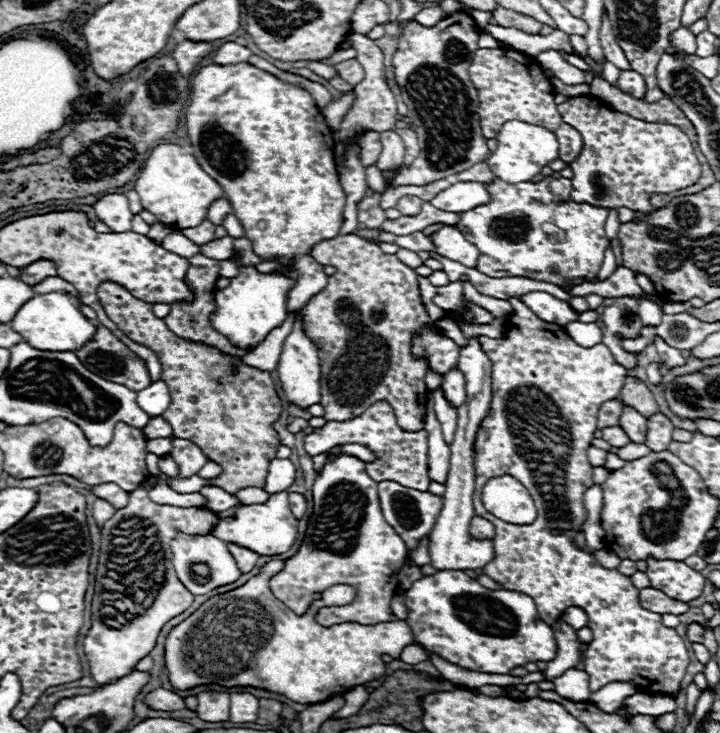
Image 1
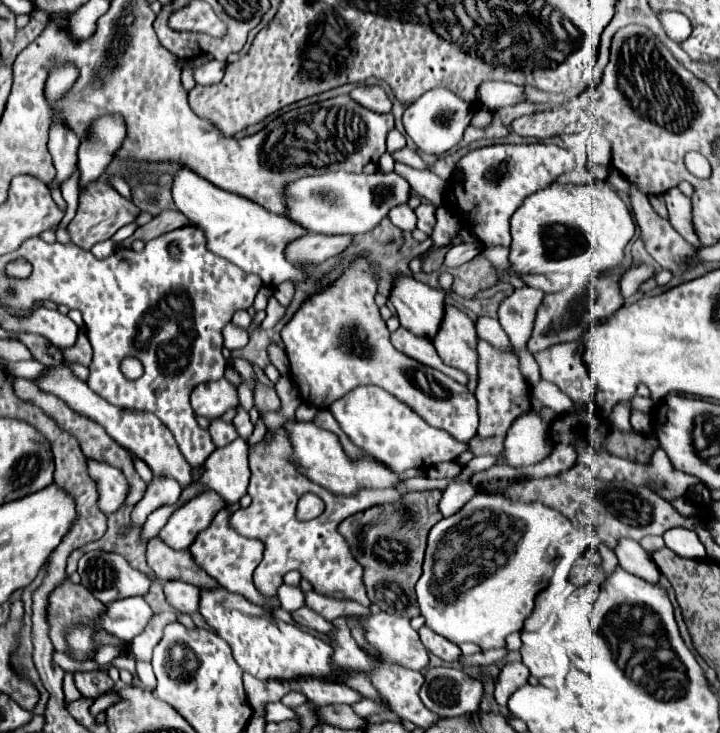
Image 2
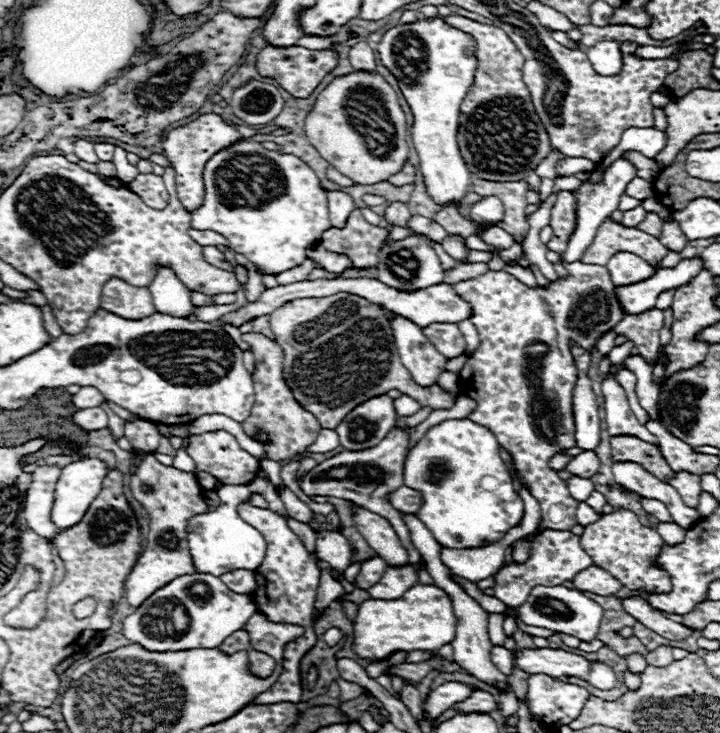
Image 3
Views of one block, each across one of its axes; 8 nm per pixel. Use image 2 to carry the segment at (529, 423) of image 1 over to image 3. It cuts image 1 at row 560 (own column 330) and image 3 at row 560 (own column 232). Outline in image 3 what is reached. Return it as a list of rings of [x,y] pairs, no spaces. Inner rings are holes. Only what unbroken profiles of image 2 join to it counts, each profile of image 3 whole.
[[[524,538],[516,540],[516,542],[512,544],[512,560],[518,562],[518,564],[526,562],[526,560],[530,558],[530,544],[532,544],[532,542],[528,542],[528,540],[524,540]]]

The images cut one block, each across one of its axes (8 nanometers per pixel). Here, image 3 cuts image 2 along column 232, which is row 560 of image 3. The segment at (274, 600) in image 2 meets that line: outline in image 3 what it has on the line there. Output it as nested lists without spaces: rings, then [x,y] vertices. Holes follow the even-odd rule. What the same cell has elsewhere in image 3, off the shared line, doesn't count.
[[[546,530],[542,532],[536,542],[532,542],[532,556],[526,564],[510,564],[500,568],[496,574],[496,586],[494,586],[494,596],[504,602],[508,608],[518,608],[524,604],[526,596],[534,586],[540,584],[562,584],[564,580],[572,580],[576,572],[582,572],[588,568],[588,564],[594,564],[592,558],[582,550],[580,540],[572,532],[562,532],[562,530]]]

